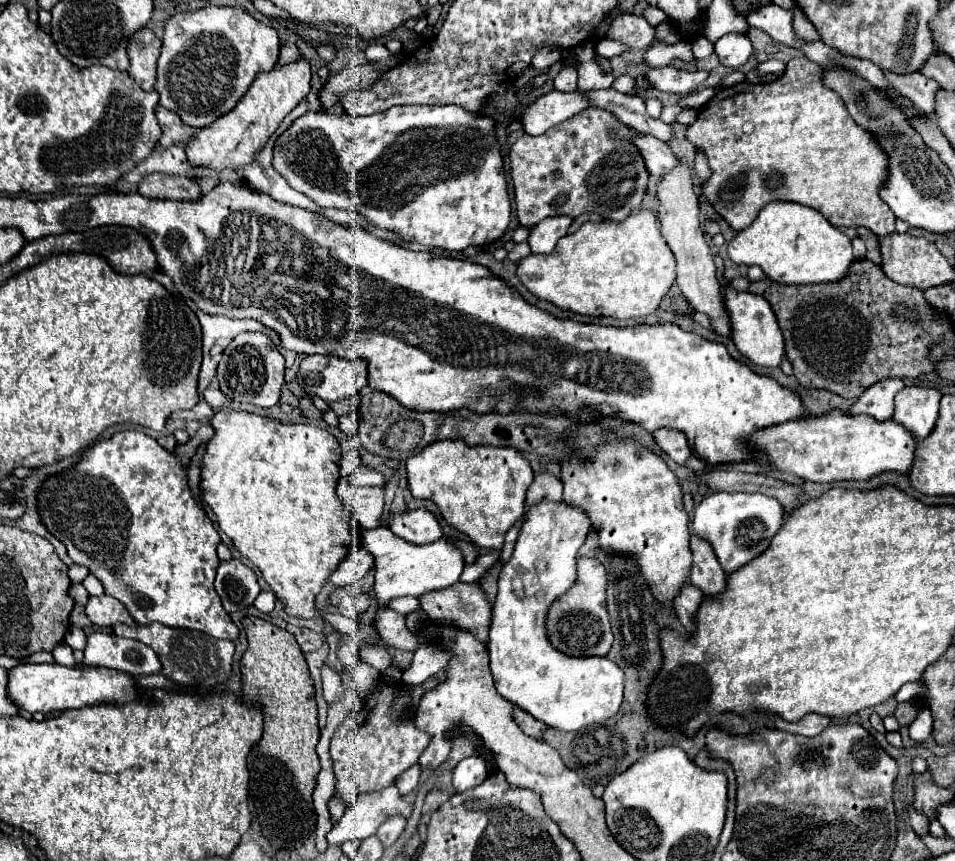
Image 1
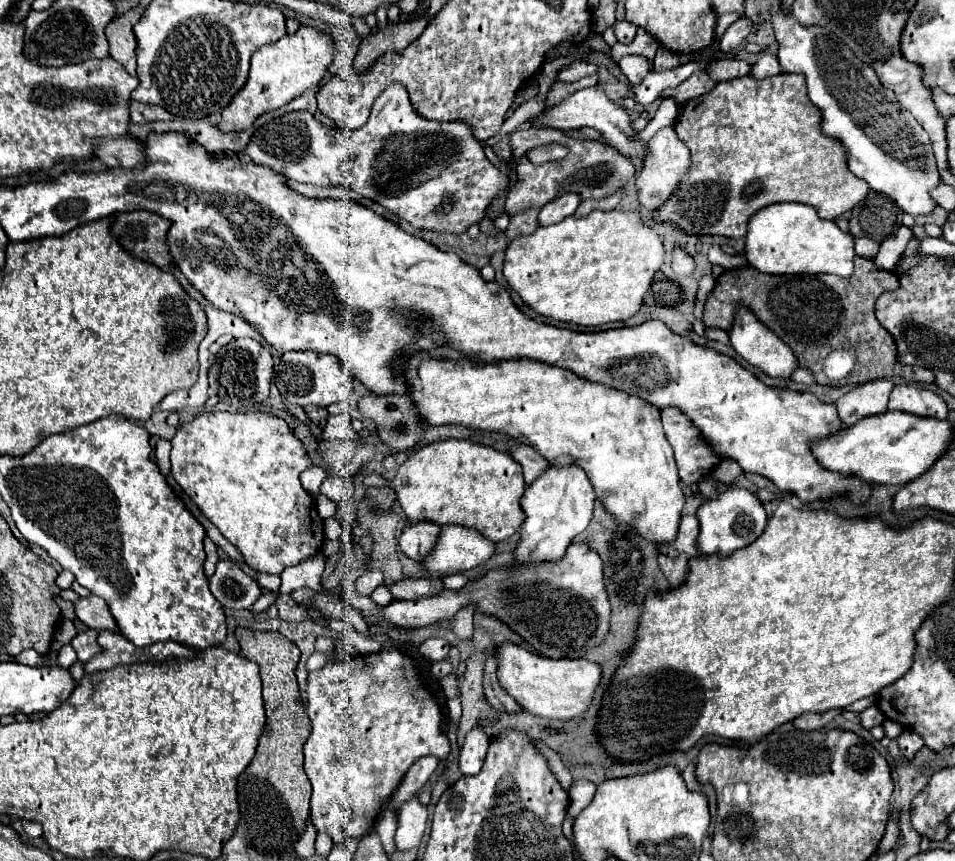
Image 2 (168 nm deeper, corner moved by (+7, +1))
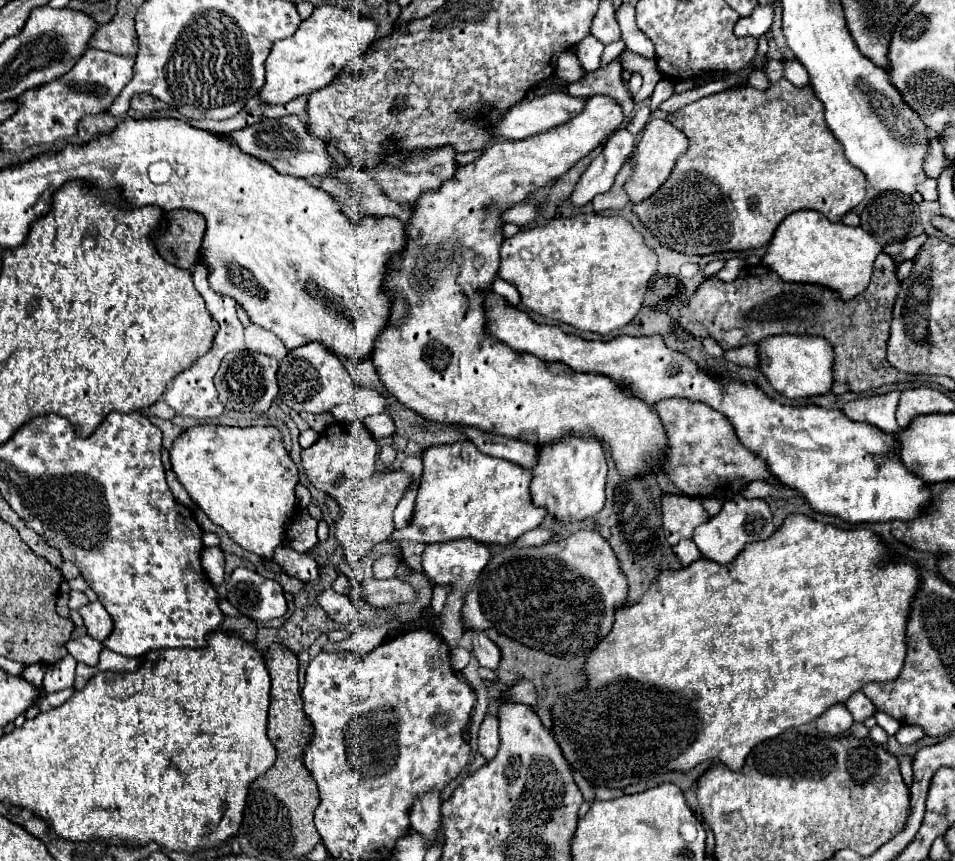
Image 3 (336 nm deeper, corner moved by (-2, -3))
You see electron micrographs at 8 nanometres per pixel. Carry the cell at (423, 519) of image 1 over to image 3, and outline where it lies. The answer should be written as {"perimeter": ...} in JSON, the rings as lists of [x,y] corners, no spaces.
{"perimeter":[[[460,538],[460,540],[450,540],[450,542],[440,542],[440,544],[428,544],[424,554],[422,554],[422,566],[424,572],[430,580],[434,580],[434,584],[438,586],[450,586],[448,592],[448,600],[446,606],[442,610],[442,628],[438,630],[440,636],[448,642],[450,648],[454,648],[460,638],[462,638],[462,626],[460,626],[460,608],[464,604],[464,596],[470,592],[472,584],[476,582],[478,574],[482,572],[482,568],[488,564],[488,560],[492,558],[490,548],[472,540],[472,538]]]}

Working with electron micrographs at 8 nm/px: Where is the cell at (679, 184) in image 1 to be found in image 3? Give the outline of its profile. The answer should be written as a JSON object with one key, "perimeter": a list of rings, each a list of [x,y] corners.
{"perimeter":[[[652,118],[644,128],[638,146],[632,152],[632,176],[628,178],[628,184],[626,184],[626,192],[630,200],[642,202],[644,198],[652,196],[660,188],[660,184],[664,184],[664,180],[670,176],[676,160],[682,156],[686,148],[688,148],[688,140],[680,130],[676,130],[666,120]]]}

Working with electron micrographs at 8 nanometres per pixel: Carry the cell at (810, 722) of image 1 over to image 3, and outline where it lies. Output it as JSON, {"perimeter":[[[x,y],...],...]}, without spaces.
{"perimeter":[[[838,704],[838,706],[830,706],[818,720],[816,720],[816,726],[820,732],[826,732],[826,734],[842,734],[846,732],[850,726],[852,726],[854,718],[852,714],[848,712],[848,708],[844,704]]]}

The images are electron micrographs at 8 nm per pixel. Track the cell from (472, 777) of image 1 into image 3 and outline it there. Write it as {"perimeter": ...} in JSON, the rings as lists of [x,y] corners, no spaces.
{"perimeter":[[[486,714],[480,726],[480,738],[478,738],[478,752],[490,760],[498,752],[498,718],[492,714]]]}

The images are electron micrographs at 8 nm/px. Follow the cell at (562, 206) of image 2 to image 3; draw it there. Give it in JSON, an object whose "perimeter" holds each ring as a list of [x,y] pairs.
{"perimeter":[[[626,128],[616,130],[608,138],[602,154],[588,166],[572,192],[572,202],[576,206],[586,206],[596,194],[604,194],[612,188],[620,166],[624,166],[624,160],[630,158],[634,150],[634,140],[634,134],[630,134]]]}

